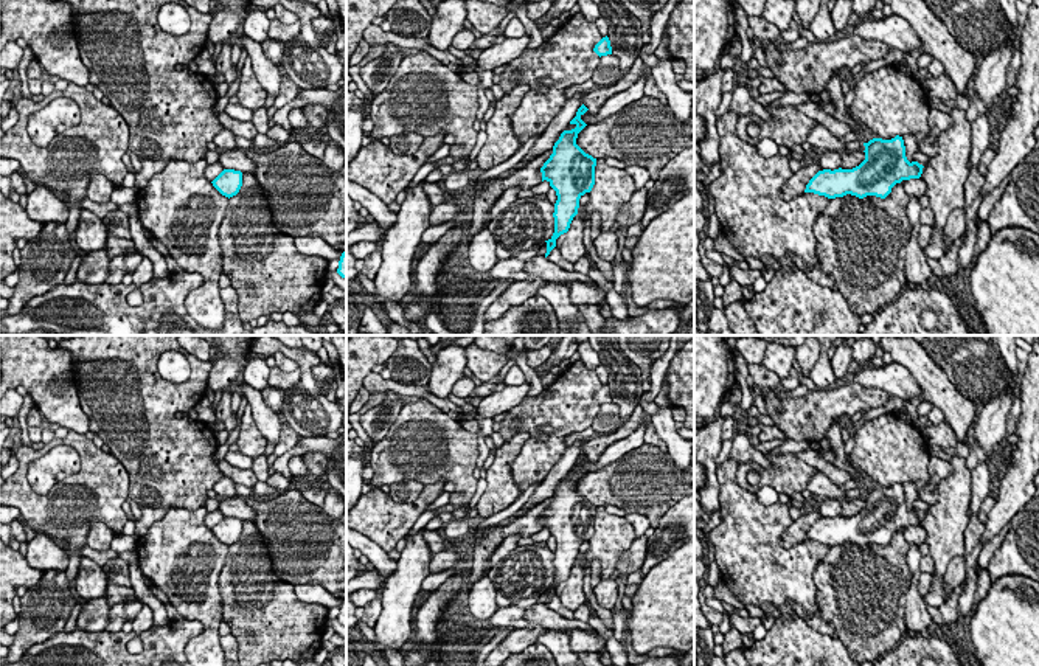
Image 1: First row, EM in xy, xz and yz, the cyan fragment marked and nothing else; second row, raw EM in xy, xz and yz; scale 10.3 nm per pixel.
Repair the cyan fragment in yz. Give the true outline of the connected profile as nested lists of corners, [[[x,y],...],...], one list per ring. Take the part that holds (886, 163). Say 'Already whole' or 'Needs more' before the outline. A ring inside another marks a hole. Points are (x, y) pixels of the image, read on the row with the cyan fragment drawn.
Already whole. [[[902,137],[891,140],[873,138],[865,146],[865,160],[853,169],[818,171],[806,185],[804,193],[828,199],[846,194],[864,199],[876,196],[885,199],[891,188],[902,180],[919,179],[923,165],[909,161]]]

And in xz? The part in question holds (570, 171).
Already whole. [[[584,104],[578,109],[576,116],[570,121],[576,127],[561,134],[553,146],[553,154],[540,168],[542,182],[547,180],[558,196],[553,213],[554,233],[545,241],[545,258],[556,247],[556,239],[568,231],[578,214],[579,199],[590,193],[595,185],[596,158],[576,144],[578,134],[587,126],[581,120],[587,110]]]

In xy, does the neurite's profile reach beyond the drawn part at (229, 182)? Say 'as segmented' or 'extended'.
as segmented

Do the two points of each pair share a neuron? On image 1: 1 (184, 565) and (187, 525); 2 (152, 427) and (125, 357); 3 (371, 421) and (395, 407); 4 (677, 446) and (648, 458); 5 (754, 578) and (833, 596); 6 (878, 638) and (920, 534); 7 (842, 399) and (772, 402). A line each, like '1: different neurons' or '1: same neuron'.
1: same neuron
2: same neuron
3: same neuron
4: different neurons
5: different neurons
6: different neurons
7: same neuron

